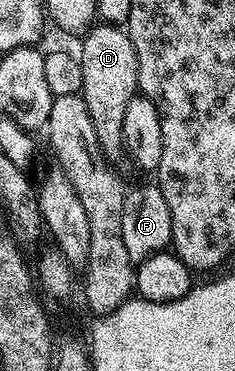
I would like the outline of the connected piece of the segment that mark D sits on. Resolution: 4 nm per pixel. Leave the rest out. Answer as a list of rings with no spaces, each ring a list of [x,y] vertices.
[[[94,25],[84,32],[81,41],[79,58],[83,85],[80,96],[87,105],[87,113],[91,113],[91,125],[95,125],[95,137],[101,146],[101,154],[106,160],[114,161],[123,155],[125,146],[123,112],[127,109],[127,101],[131,101],[131,97],[139,91],[135,45],[131,45],[128,30],[121,25]]]

